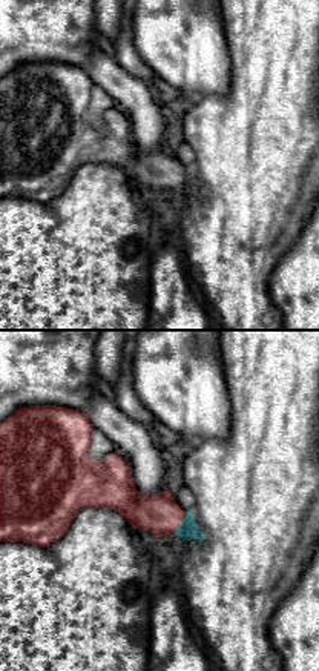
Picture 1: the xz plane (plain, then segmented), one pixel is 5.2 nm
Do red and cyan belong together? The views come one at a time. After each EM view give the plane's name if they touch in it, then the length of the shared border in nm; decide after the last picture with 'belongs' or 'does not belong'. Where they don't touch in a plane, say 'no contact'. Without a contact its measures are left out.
contact in xz; length 150 nm

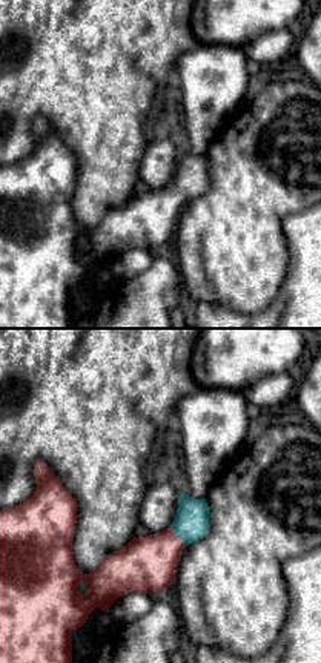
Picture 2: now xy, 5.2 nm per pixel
contact in xy; length 140 nm

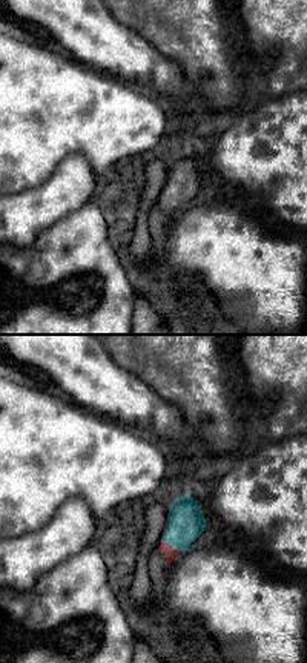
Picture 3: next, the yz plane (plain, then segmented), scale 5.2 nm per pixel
contact in yz; length 120 nm

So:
belongs

